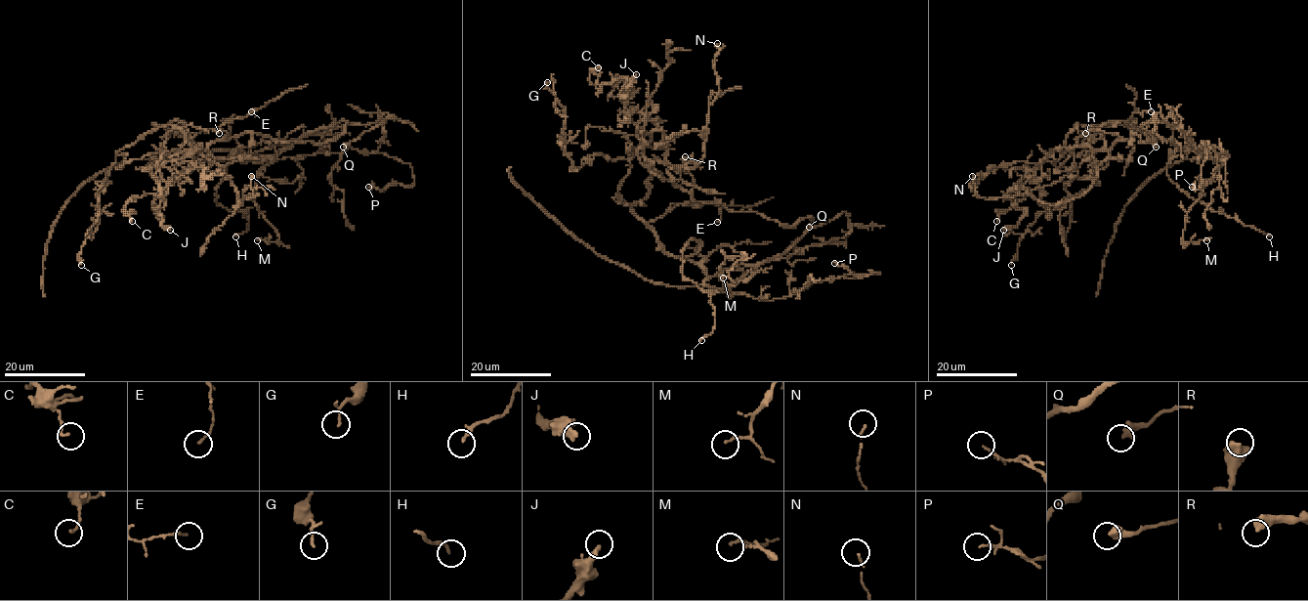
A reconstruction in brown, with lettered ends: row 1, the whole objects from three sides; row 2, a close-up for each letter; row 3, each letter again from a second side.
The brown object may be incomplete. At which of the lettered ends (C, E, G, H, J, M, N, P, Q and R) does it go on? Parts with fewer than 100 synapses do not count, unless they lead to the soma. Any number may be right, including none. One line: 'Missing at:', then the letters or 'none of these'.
Missing at: none of these

